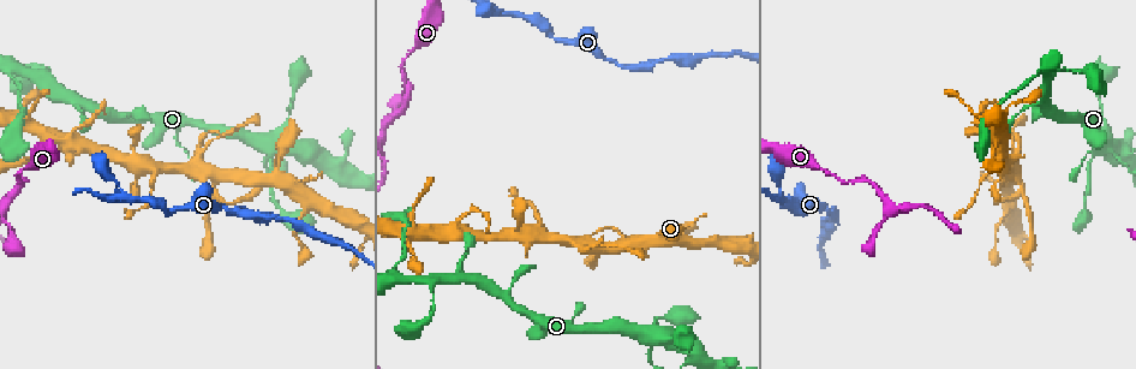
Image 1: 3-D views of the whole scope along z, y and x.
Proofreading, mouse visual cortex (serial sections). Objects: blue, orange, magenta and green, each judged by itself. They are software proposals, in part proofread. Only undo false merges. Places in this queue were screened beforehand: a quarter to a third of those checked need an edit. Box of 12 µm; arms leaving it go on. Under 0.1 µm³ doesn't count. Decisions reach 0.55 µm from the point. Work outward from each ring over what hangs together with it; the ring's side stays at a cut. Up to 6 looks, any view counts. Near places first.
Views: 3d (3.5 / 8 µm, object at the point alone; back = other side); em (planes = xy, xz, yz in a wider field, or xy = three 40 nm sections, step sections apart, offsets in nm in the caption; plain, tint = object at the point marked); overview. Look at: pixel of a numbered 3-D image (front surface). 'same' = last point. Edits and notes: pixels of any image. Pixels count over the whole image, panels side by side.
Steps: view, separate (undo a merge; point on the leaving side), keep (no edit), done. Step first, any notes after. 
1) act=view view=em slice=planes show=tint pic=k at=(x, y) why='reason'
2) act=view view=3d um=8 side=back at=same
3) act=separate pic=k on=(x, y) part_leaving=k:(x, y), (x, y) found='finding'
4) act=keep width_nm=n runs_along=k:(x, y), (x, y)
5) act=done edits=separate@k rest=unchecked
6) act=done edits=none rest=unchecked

act=view view=3d um=3.5 side=back pic=1 at=(448, 276)

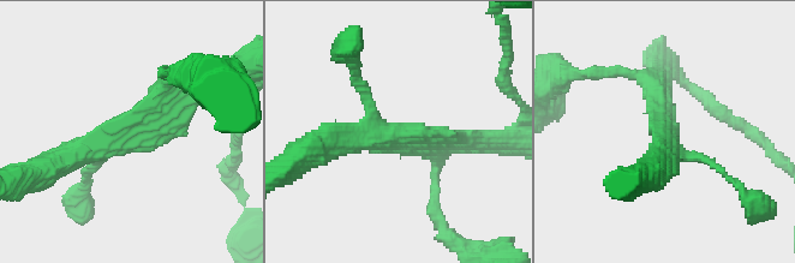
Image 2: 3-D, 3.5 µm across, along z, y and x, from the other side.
act=keep runs_along=2:(58, 165), (147, 131), (198, 90) found='all the same cell'

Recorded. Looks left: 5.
act=view view=3d um=3.5 pic=1 at=(603, 249) why='small branch off a trunk'

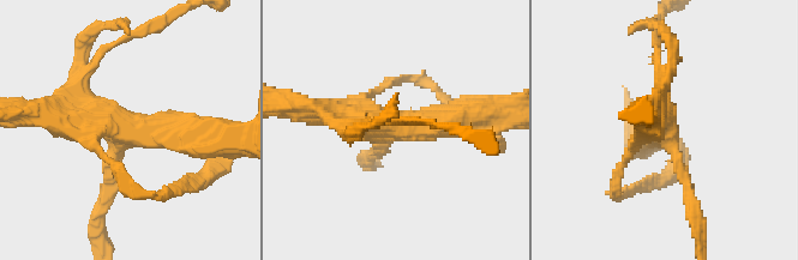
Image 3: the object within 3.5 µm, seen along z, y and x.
act=view view=em slice=xy step=5 show=plain pic=3 at=(124, 131) why='now the EM'

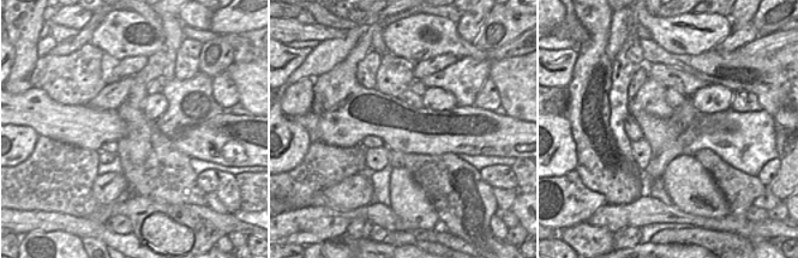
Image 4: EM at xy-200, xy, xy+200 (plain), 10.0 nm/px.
act=view view=em slice=xy step=5 show=tint at=same why='with the object marked'

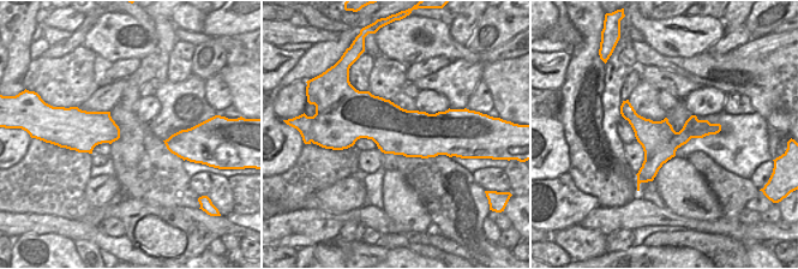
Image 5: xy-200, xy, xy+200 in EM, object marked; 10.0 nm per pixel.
act=keep runs_along=3:(205, 134), (47, 116) found='continuous, no second cell'

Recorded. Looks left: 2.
act=view view=3d um=3.5 pic=1 at=(1005, 136) why='two arms in line, one across'

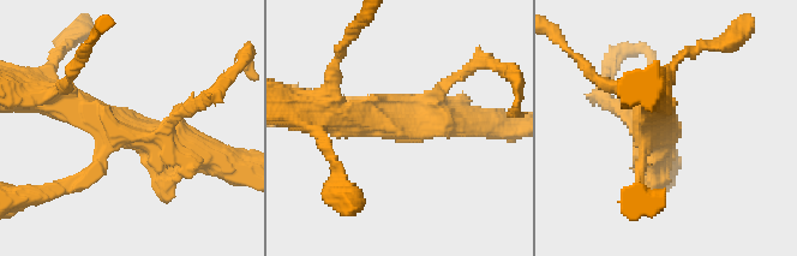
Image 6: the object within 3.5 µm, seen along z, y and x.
act=view view=em slice=planes show=tint pic=6 at=(126, 134) arms=3 arm_widths_nm=150,400,450 why='need the tissue'

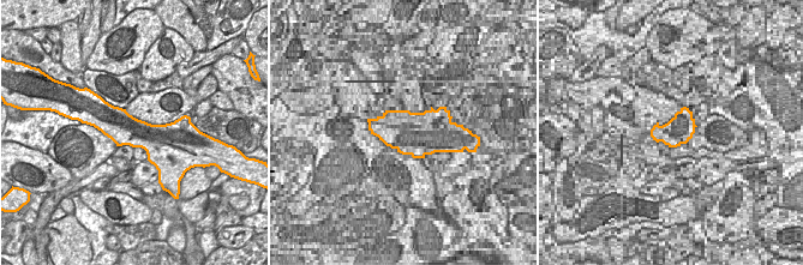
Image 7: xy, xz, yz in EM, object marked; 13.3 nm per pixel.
act=keep runs_along=6:(204, 152), (126, 134), (60, 96) found='one cell here'

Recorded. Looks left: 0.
act=done edits=none rest=unchecked

